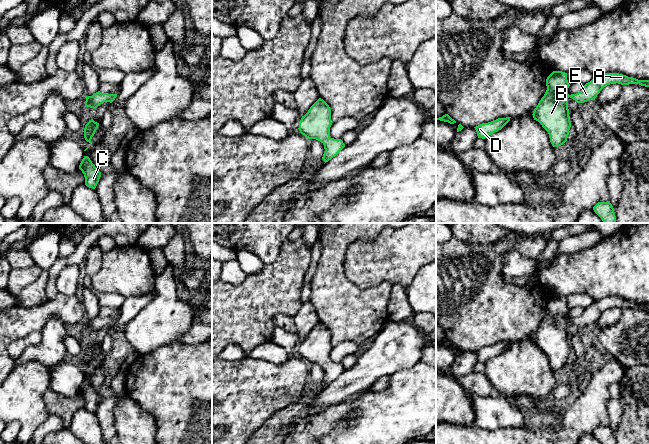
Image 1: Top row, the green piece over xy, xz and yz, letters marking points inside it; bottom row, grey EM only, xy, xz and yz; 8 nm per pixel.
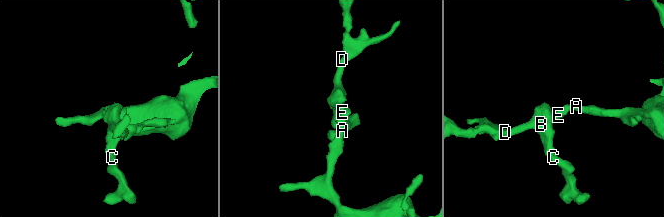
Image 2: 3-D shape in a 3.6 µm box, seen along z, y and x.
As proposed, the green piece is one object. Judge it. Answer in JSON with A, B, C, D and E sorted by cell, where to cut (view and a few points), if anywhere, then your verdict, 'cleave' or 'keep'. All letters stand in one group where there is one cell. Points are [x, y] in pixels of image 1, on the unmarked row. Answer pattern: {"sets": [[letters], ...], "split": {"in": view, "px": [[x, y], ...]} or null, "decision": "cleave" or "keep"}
{"sets": [["A", "B", "C", "D", "E"]], "split": null, "decision": "keep"}

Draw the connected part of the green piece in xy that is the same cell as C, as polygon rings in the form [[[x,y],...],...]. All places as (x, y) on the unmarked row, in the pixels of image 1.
[[[84,380],[79,389],[79,393],[84,398],[85,409],[89,412],[95,413],[101,401],[101,396],[95,391],[88,380]]]

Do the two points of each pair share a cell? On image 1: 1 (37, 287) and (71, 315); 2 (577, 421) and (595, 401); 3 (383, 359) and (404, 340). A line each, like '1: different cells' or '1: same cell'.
1: different cells
2: same cell
3: same cell

